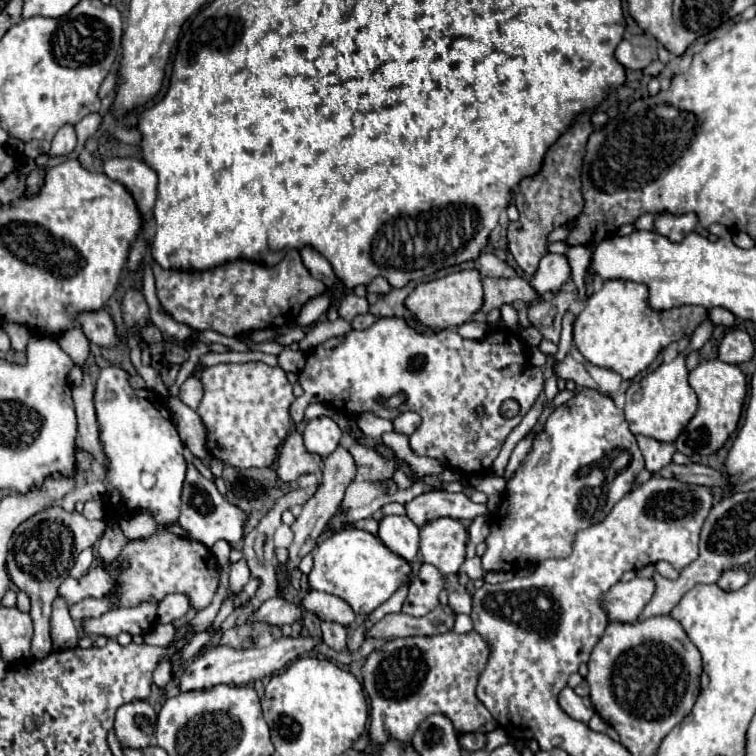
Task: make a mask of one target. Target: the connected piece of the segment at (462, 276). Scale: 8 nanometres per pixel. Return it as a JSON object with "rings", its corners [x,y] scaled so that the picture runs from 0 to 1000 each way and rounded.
{"rings":[[[610,357],[610,360],[599,360],[599,362],[581,368],[581,370],[554,376],[538,392],[536,405],[562,431],[602,434],[602,431],[610,431],[612,426],[620,426],[634,413],[634,407],[639,405],[639,394],[642,394],[642,386],[639,386],[636,362],[631,357]]]}

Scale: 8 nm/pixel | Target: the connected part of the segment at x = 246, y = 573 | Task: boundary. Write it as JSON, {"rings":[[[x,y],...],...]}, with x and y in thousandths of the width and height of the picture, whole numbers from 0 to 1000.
{"rings":[[[320,737],[316,743],[307,746],[303,771],[304,780],[308,783],[308,788],[313,788],[313,786],[321,780],[321,775],[327,772],[331,762],[332,758],[323,737]]]}

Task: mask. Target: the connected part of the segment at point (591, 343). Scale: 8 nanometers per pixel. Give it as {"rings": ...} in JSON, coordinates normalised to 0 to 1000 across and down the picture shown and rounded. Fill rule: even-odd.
{"rings":[[[808,370],[776,394],[771,413],[761,423],[758,447],[766,466],[782,481],[808,487],[824,503],[835,503],[853,489],[882,455],[898,452],[903,444],[914,447],[933,421],[935,410],[930,405],[917,405],[917,410],[864,410],[858,405],[856,376]]]}

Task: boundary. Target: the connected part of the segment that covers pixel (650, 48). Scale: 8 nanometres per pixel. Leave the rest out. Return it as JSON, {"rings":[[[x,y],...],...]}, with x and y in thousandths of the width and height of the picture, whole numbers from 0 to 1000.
{"rings":[[[848,45],[848,48],[835,48],[827,50],[816,66],[813,66],[813,77],[835,93],[851,93],[853,87],[858,87],[864,79],[869,79],[869,53],[858,45]]]}

